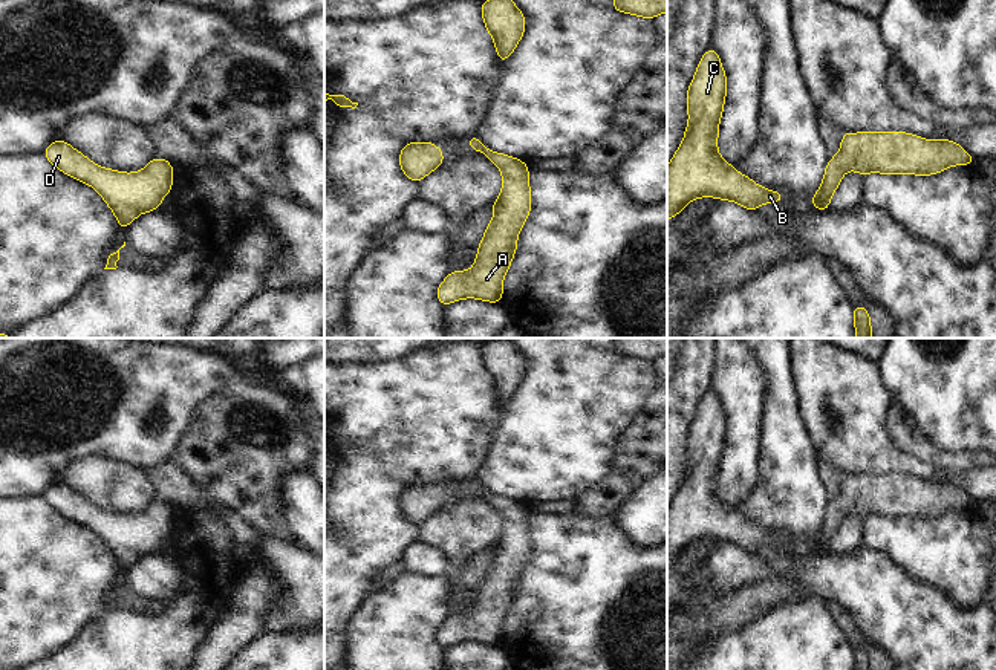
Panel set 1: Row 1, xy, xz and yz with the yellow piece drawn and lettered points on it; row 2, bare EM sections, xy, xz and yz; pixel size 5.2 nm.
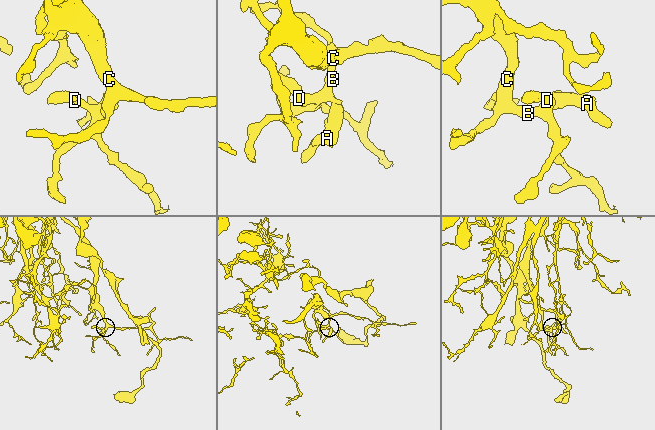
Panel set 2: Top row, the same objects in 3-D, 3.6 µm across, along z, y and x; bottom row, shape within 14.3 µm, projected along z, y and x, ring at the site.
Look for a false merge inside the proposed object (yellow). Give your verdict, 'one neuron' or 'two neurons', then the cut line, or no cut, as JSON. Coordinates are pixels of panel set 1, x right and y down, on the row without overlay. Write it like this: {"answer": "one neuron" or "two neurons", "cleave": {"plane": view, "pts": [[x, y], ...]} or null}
{"answer": "one neuron", "cleave": null}

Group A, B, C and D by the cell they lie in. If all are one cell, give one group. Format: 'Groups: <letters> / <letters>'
Groups: A B C D.

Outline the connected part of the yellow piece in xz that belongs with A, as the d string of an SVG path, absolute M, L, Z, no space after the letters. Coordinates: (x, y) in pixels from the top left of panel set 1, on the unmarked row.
M474 477L468 479L468 488L500 511L503 528L491 548L494 560L487 568L474 609L450 615L436 632L436 641L442 649L464 641L502 644L503 618L511 609L519 575L531 555L528 508L522 502L490 493Z

